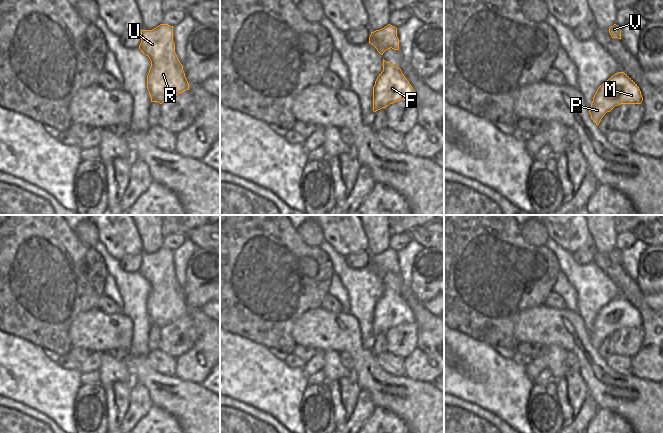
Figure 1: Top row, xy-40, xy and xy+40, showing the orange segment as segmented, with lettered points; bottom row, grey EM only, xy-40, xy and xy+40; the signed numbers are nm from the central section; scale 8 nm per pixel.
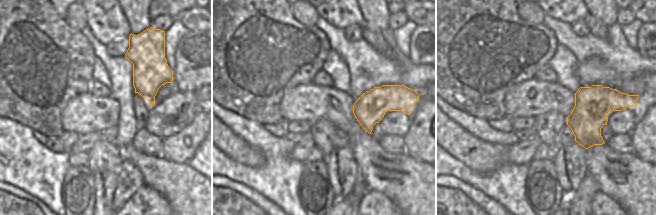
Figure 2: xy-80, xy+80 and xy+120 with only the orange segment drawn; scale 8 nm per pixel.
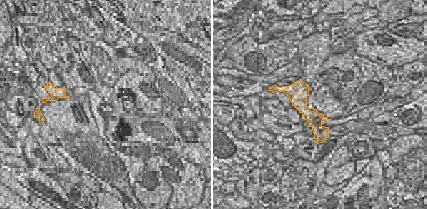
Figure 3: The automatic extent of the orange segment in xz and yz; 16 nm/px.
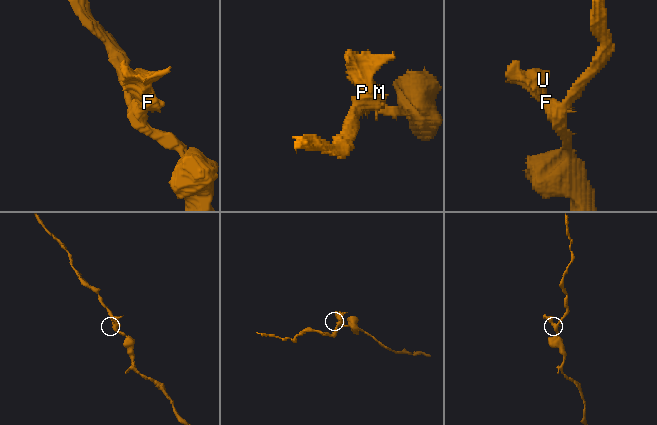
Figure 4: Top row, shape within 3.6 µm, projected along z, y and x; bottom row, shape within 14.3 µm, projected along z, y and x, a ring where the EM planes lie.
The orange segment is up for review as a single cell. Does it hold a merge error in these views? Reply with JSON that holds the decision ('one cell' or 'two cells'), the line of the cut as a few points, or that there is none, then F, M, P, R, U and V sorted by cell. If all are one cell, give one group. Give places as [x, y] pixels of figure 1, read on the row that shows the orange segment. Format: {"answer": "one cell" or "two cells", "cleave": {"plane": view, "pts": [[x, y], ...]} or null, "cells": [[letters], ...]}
{"answer": "two cells", "cleave": {"plane": "xy", "pts": [[381, 81], [383, 83], [383, 96], [394, 102]]}, "cells": [["F", "M", "R", "U", "V"], ["P"]]}

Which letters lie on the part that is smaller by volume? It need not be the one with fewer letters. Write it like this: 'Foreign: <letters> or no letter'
Foreign: F, M, R, U, V.

